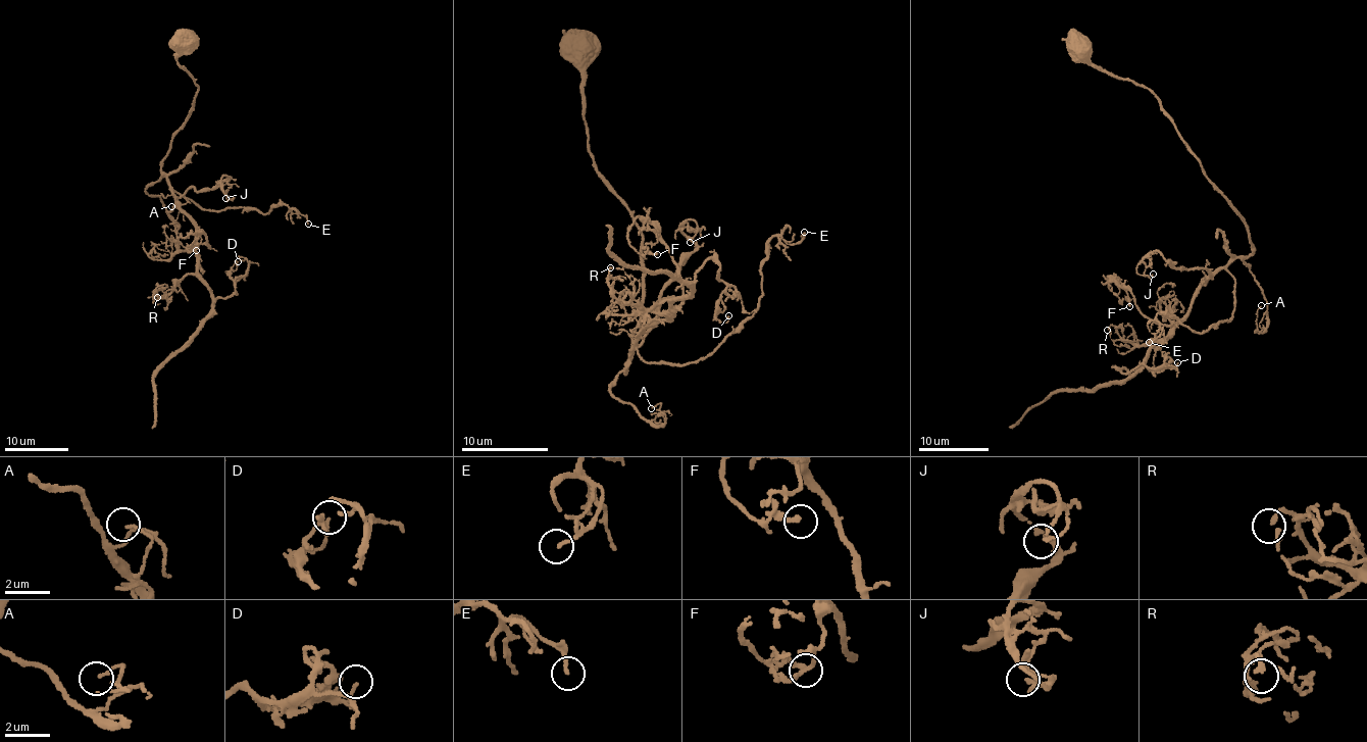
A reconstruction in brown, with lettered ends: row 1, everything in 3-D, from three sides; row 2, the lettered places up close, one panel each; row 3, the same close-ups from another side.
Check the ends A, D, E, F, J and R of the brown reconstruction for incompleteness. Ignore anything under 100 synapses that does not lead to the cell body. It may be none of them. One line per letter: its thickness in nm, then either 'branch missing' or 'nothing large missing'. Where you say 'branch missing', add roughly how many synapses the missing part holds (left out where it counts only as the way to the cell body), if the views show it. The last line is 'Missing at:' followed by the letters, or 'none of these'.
A: 120 nm thick; nothing large missing
D: 120 nm thick; nothing large missing
E: 150 nm thick; nothing large missing
F: 240 nm thick; nothing large missing
J: 130 nm thick; nothing large missing
R: 140 nm thick; nothing large missing
Missing at: none of these

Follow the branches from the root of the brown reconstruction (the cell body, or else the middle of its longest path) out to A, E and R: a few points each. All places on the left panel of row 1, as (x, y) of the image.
A: (184, 42), (174, 59), (198, 93), (170, 142), (161, 178), (146, 189), (180, 226), (171, 206)
E: (184, 42), (174, 59), (198, 93), (163, 159), (168, 185), (203, 209), (264, 215), (286, 204), (308, 224)
R: (184, 42), (174, 59), (198, 93), (161, 167), (196, 230), (198, 262), (157, 297)

